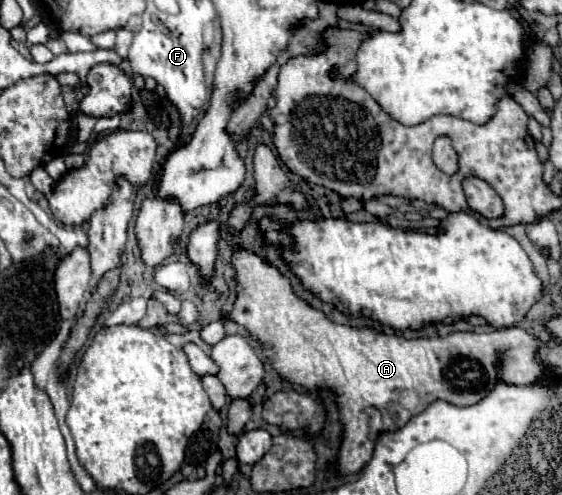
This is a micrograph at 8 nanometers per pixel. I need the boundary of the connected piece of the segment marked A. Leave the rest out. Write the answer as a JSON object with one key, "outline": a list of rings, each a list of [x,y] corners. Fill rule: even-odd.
{"outline":[[[233,246],[231,254],[235,282],[237,282],[237,300],[231,310],[231,320],[247,328],[249,336],[261,344],[265,358],[269,360],[271,368],[287,382],[299,384],[309,392],[315,390],[331,390],[337,396],[339,416],[343,424],[343,440],[335,458],[335,470],[339,474],[355,474],[359,472],[371,458],[371,450],[375,446],[375,430],[371,424],[371,410],[363,410],[367,406],[381,408],[389,406],[393,398],[393,390],[415,390],[421,398],[445,400],[455,406],[471,406],[477,404],[489,390],[493,390],[497,376],[509,384],[529,384],[535,382],[543,374],[543,364],[537,360],[535,350],[543,346],[543,342],[523,328],[499,328],[491,332],[453,332],[449,336],[431,336],[431,338],[413,338],[407,340],[403,336],[381,334],[373,328],[361,326],[343,326],[331,322],[321,310],[309,306],[301,300],[289,282],[275,266],[267,264],[267,260],[251,250],[241,246]]]}

